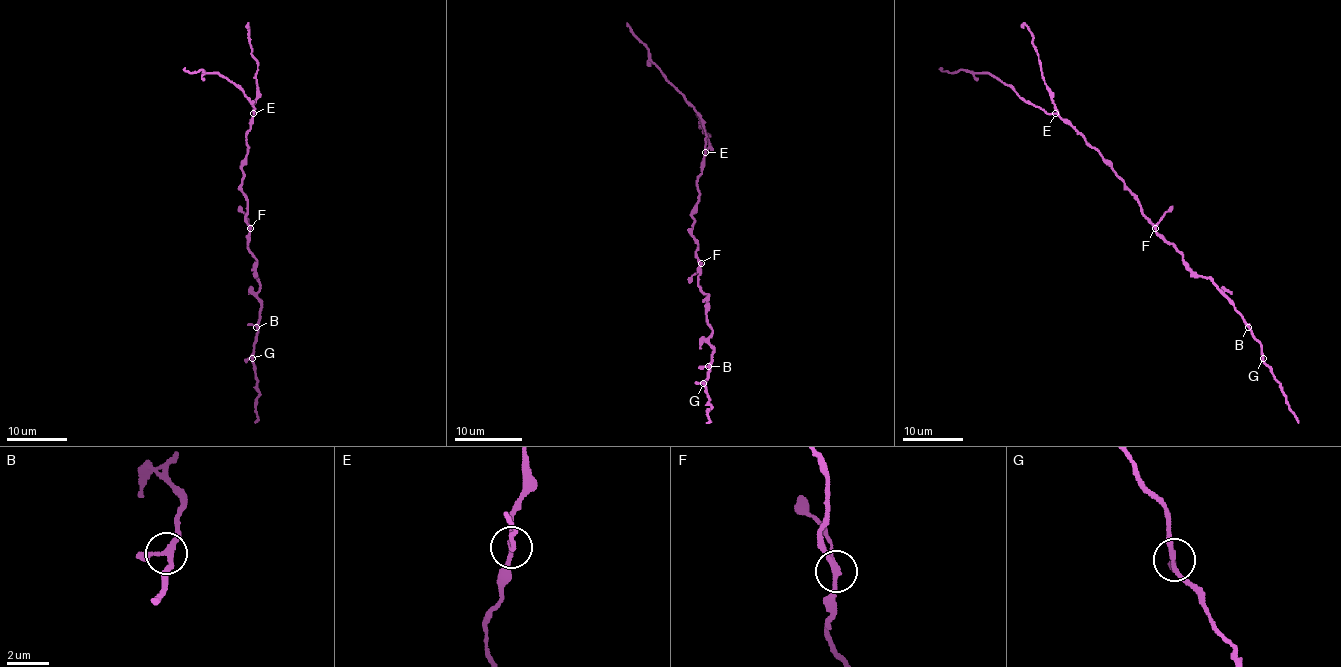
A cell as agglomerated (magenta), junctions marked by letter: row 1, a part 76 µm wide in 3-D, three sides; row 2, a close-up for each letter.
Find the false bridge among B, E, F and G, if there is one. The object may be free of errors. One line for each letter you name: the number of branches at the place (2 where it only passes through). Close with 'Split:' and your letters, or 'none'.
F: Branches: 3
Split: F

